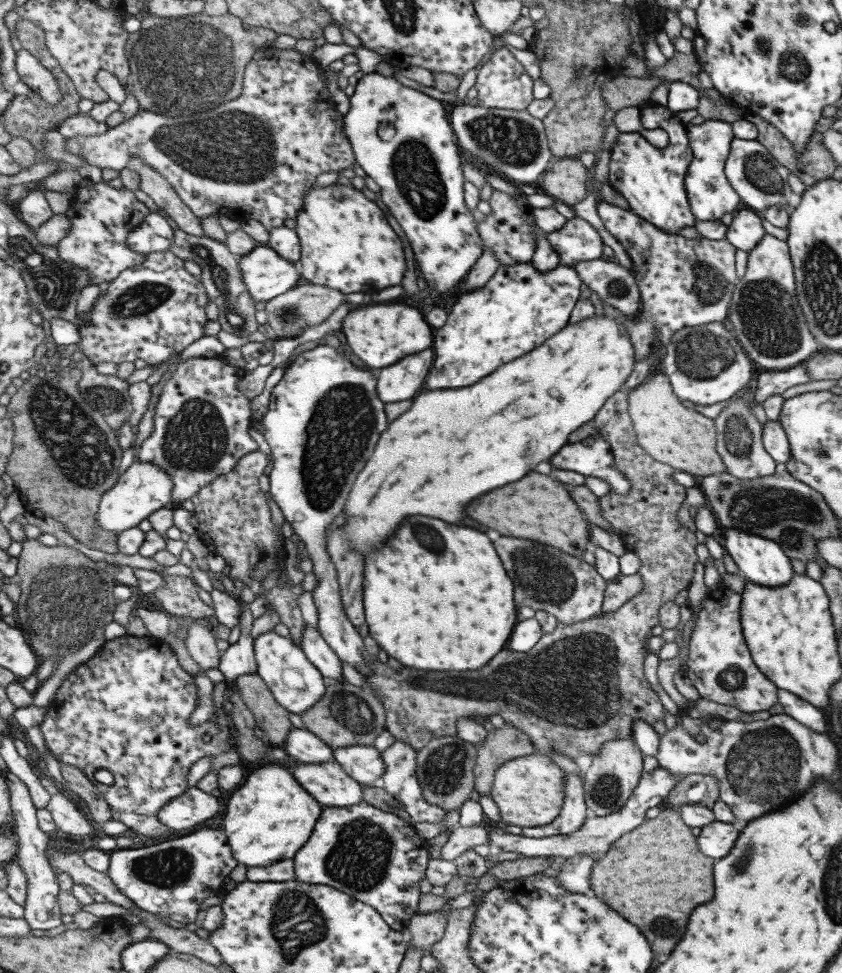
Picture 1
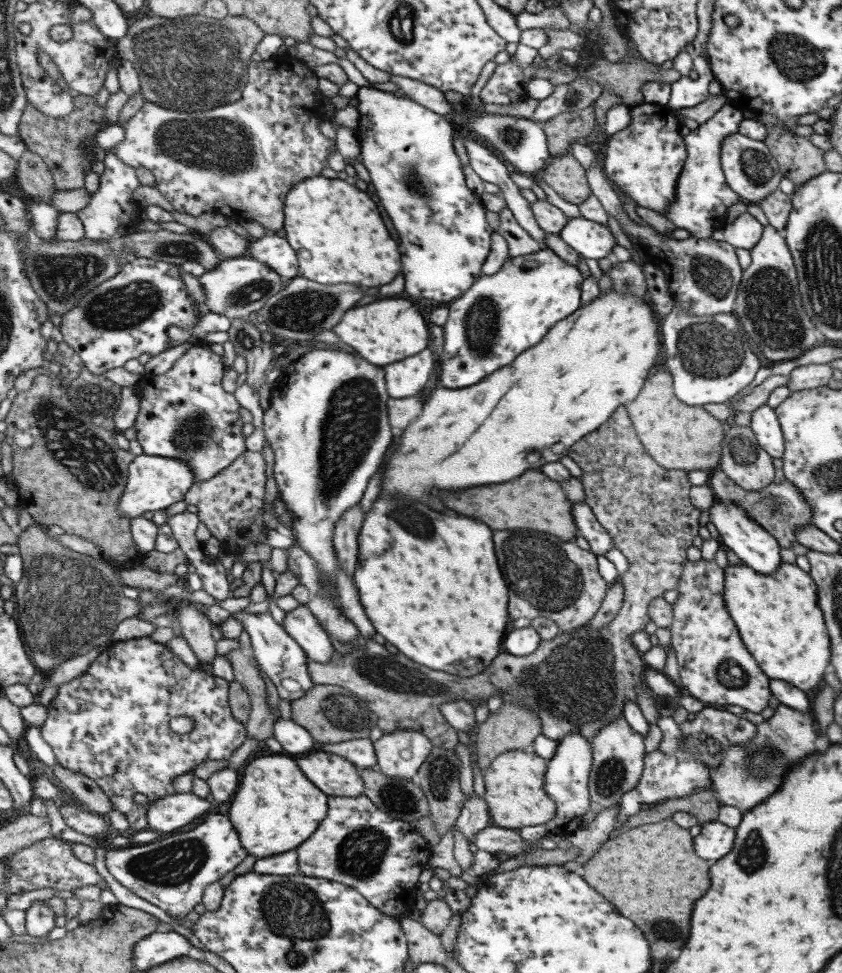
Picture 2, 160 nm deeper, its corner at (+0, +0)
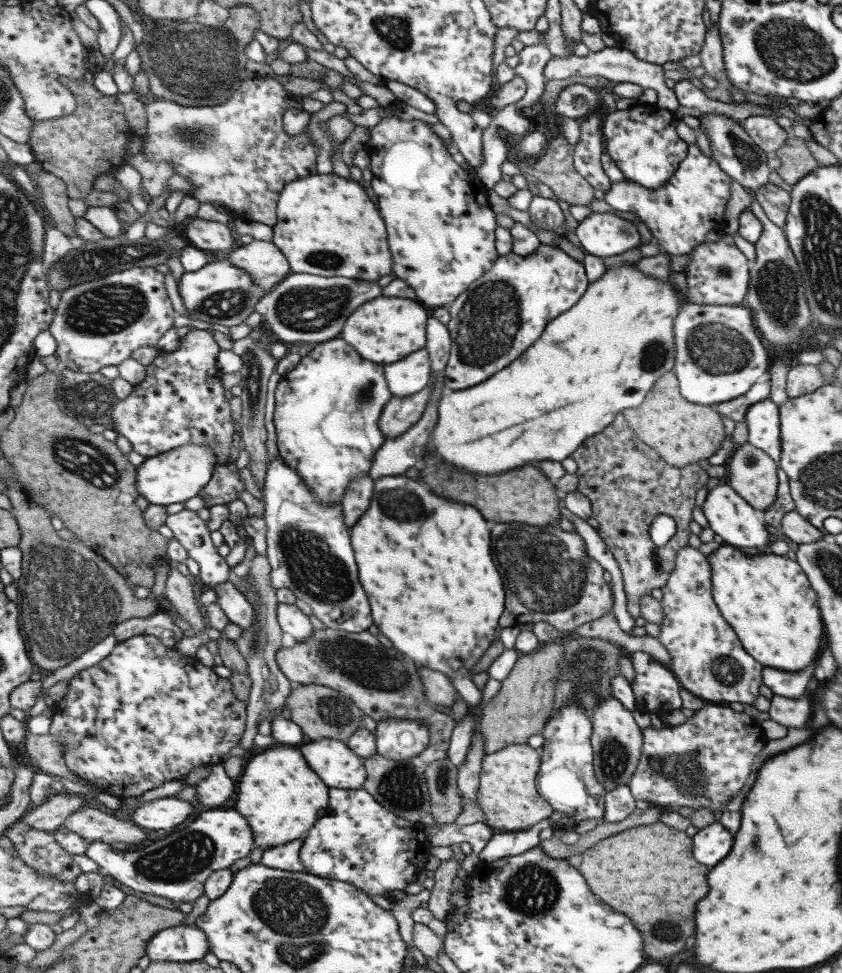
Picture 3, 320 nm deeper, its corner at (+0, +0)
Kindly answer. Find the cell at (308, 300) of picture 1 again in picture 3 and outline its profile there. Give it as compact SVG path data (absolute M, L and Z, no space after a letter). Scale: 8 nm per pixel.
M289 273L255 303L253 310L260 314L263 321L262 325L273 334L276 340L319 343L319 340L331 340L331 338L339 336L345 318L359 304L379 296L379 290L381 288L377 284L365 282L365 280L351 280L351 278L341 278L341 276L325 278L324 276L305 273Z

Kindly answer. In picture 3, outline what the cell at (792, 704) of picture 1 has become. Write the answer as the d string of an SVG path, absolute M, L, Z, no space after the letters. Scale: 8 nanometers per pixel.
M816 655L805 668L797 672L785 672L771 667L762 667L760 674L762 684L767 686L775 696L797 700L797 698L801 698L805 694L807 684L809 684L809 680L813 676L815 659Z

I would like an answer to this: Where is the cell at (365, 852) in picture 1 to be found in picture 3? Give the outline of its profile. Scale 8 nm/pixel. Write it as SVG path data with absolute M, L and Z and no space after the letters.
M328 788L328 804L327 812L322 814L311 828L308 828L307 834L303 836L303 846L299 849L299 858L301 864L307 873L313 876L320 876L321 878L327 878L331 880L341 881L342 883L351 883L355 888L363 891L365 894L380 894L391 890L402 890L415 881L417 874L424 869L425 861L429 854L430 843L426 840L424 835L424 825L421 823L412 823L392 812L385 809L379 804L366 790L357 789L342 789L342 788Z

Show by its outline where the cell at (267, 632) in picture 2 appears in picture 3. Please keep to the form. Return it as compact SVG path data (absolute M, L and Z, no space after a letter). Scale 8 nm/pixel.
M230 581L216 584L210 588L215 592L216 603L229 622L241 629L248 629L254 623L254 612L242 593Z

